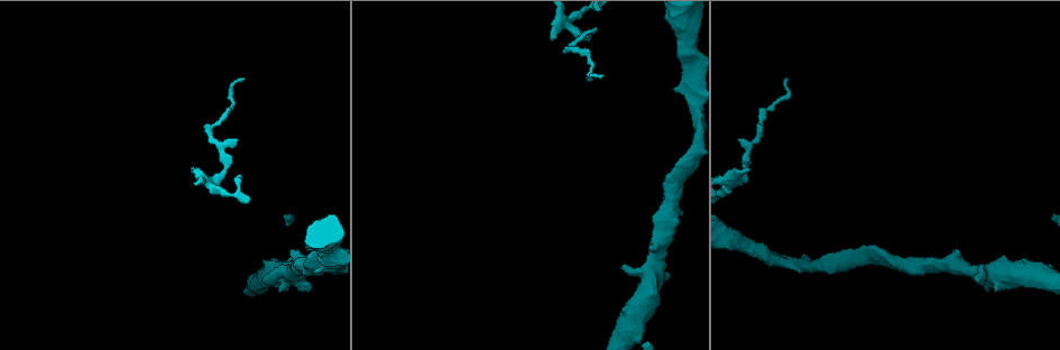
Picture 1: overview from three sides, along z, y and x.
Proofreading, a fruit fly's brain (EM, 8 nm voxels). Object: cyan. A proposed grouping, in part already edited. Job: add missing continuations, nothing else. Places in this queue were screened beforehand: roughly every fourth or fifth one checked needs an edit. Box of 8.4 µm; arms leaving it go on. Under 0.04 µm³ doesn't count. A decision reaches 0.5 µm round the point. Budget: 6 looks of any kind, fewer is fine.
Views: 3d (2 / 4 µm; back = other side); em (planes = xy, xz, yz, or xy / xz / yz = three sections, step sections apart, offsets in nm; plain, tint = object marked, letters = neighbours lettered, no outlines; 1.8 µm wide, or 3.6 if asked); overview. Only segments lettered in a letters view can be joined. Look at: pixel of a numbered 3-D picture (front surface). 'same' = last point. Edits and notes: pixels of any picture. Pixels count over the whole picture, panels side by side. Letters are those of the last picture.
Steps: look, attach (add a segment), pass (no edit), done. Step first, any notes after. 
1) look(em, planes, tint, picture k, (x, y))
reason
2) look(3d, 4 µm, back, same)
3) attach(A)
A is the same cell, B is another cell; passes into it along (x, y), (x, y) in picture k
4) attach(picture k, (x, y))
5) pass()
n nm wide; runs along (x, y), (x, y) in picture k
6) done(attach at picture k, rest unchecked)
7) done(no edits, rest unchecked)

look(3d, 2 µm, picture 1, (801, 271))
an open end

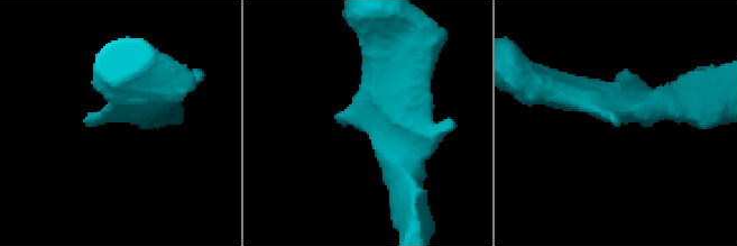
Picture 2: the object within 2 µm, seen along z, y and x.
look(em, planes, letters, picture 2, (86, 121))

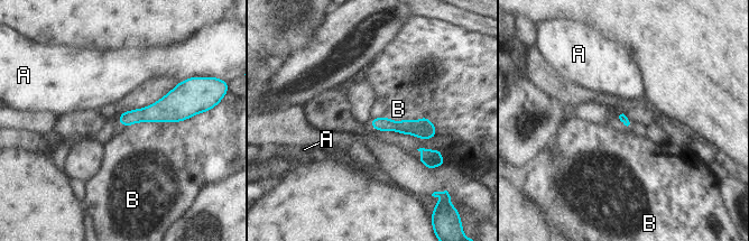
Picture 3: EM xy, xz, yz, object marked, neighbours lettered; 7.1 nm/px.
pass()
A and B are other cells; runs along (373, 122), (426, 129), (432, 133) in picture 3; no lettered segment goes on from it

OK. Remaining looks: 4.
look(em, planes, plain, picture 1, (551, 36))
an open end

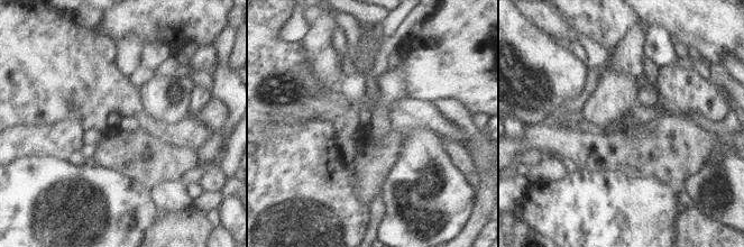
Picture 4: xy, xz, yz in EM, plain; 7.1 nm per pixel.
look(em, planes, letters, same)
what lies round it

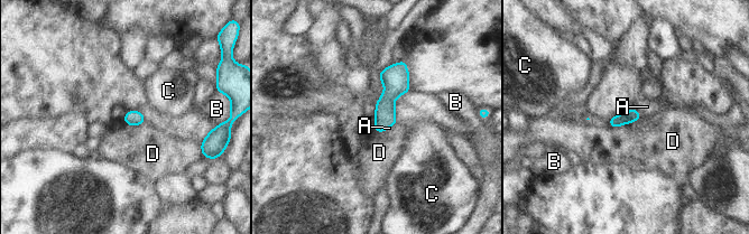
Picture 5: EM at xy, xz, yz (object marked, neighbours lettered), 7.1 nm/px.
attach(A)
A is the same cell, B, C and D are other cells; passes into it along (631, 115), (638, 113), (647, 106) in picture 5; the neuron continues

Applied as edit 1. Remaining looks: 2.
done(attach at picture 5, rest unchecked)

